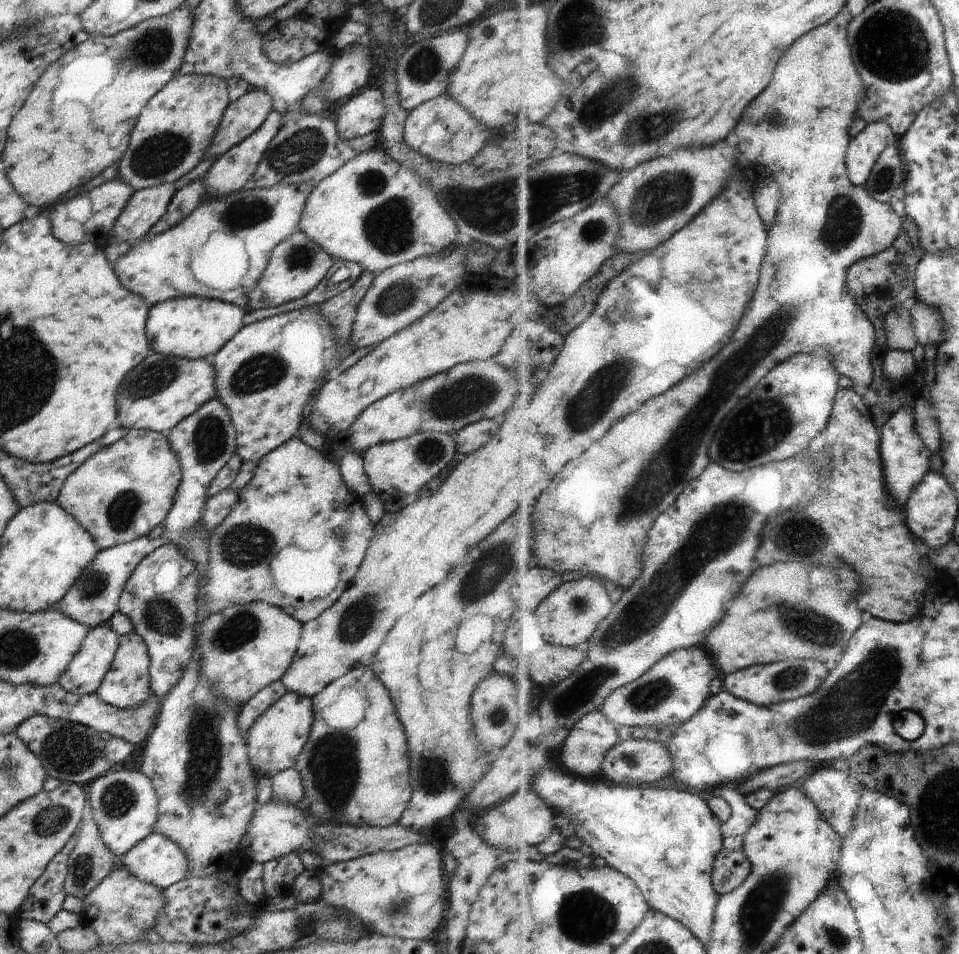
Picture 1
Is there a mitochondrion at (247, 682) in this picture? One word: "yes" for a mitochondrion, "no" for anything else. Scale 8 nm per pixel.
no

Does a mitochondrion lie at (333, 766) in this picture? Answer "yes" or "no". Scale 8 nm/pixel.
yes

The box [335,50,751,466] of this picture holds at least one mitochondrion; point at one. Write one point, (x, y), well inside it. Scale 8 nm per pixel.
(491, 208)

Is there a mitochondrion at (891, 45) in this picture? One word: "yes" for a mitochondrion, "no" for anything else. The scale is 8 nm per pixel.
yes

